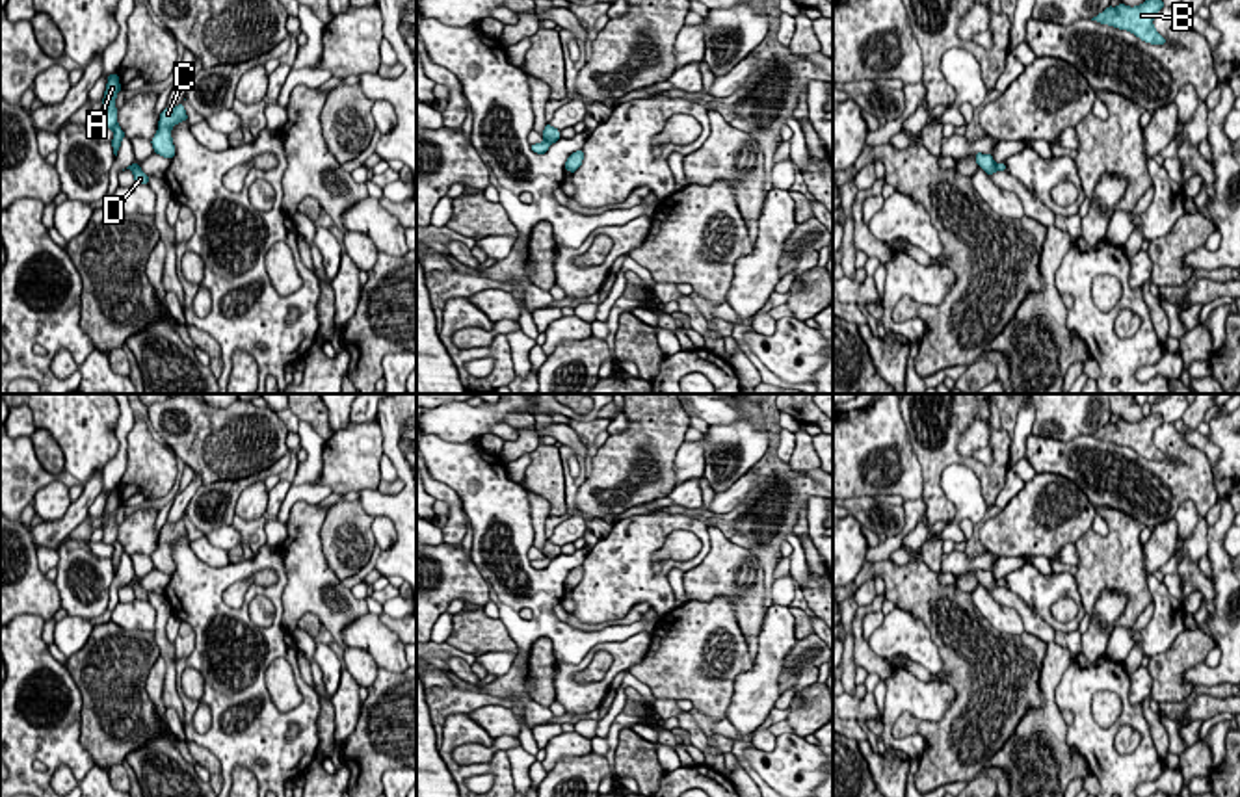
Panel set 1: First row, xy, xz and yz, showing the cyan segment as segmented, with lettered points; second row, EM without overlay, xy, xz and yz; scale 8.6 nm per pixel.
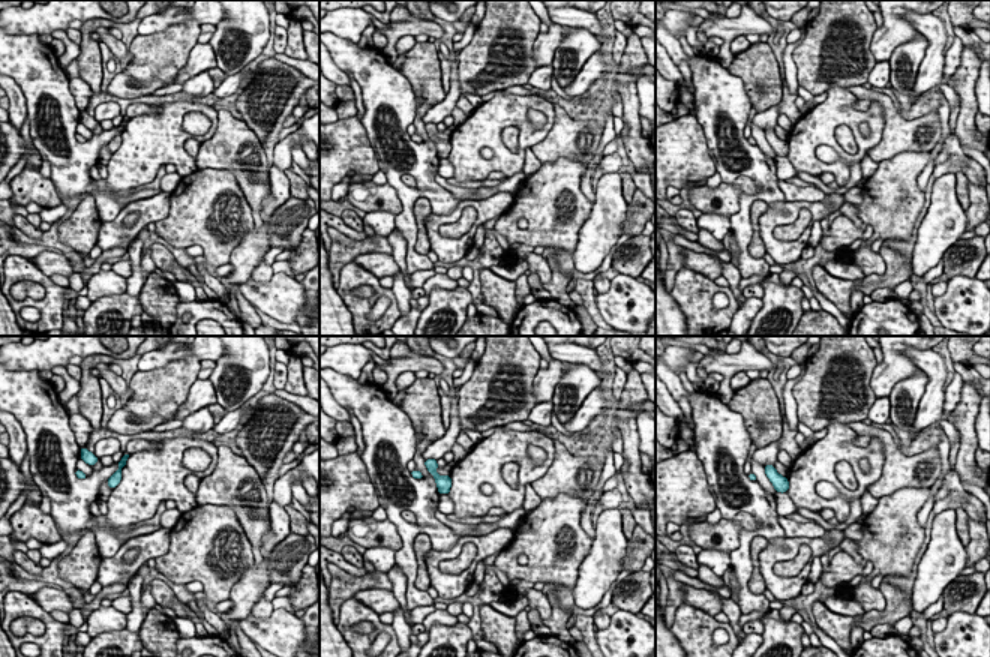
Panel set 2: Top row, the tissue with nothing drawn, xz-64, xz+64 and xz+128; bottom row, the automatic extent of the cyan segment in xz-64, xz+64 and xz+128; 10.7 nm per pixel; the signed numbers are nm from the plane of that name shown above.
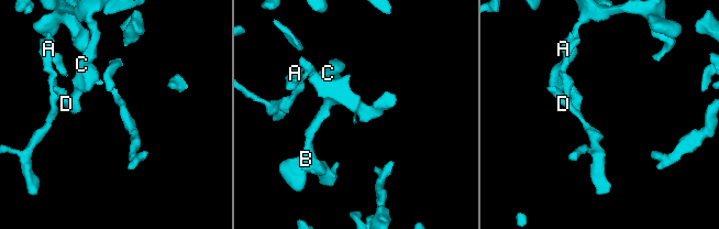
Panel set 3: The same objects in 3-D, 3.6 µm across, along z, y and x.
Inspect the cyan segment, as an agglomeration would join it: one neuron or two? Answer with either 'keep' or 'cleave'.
cleave

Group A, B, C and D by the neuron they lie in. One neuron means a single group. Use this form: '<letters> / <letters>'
A / B C D

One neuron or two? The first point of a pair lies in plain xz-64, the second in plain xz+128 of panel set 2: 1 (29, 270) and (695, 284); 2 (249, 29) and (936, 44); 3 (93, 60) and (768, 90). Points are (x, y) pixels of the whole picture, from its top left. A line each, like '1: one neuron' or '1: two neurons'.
1: one neuron
2: two neurons
3: one neuron

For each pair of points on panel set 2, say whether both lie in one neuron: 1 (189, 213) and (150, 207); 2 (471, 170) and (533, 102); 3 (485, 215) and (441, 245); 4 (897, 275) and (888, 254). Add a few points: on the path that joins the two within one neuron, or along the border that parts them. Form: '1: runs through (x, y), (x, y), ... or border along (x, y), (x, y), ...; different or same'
1: border along (171, 194), (168, 213), (155, 222); different
2: runs through (471, 149), (512, 108); same
3: runs through (468, 204), (435, 228); same
4: runs through (897, 270), (891, 258); same

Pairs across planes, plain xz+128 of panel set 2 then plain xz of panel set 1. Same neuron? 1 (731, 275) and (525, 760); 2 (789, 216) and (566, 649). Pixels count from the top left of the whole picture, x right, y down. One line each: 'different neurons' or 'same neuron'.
1: same neuron
2: different neurons

